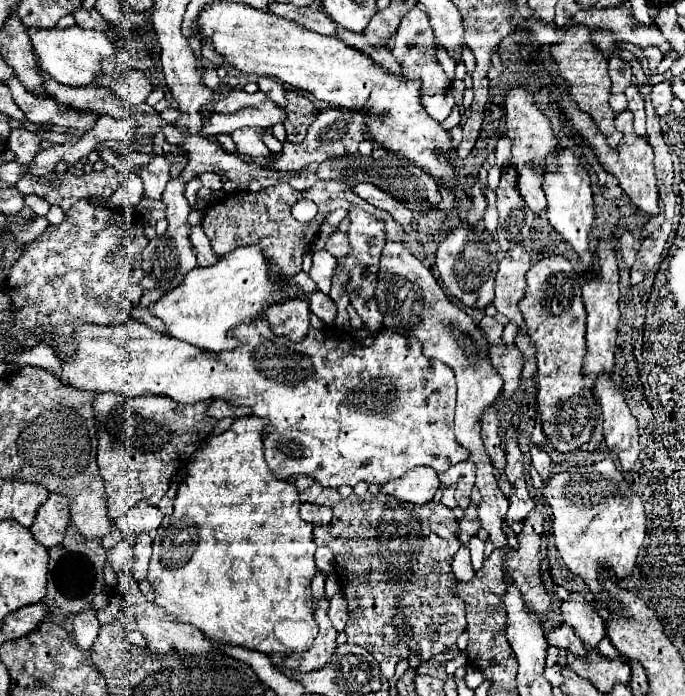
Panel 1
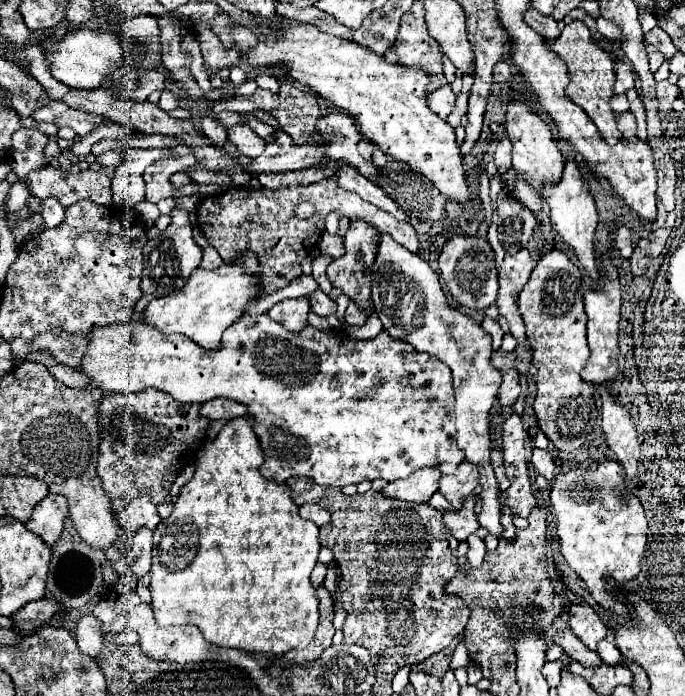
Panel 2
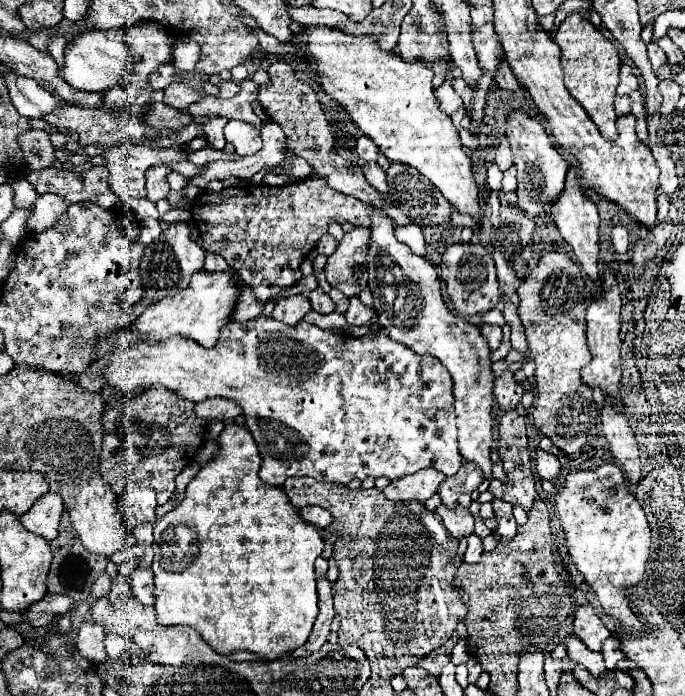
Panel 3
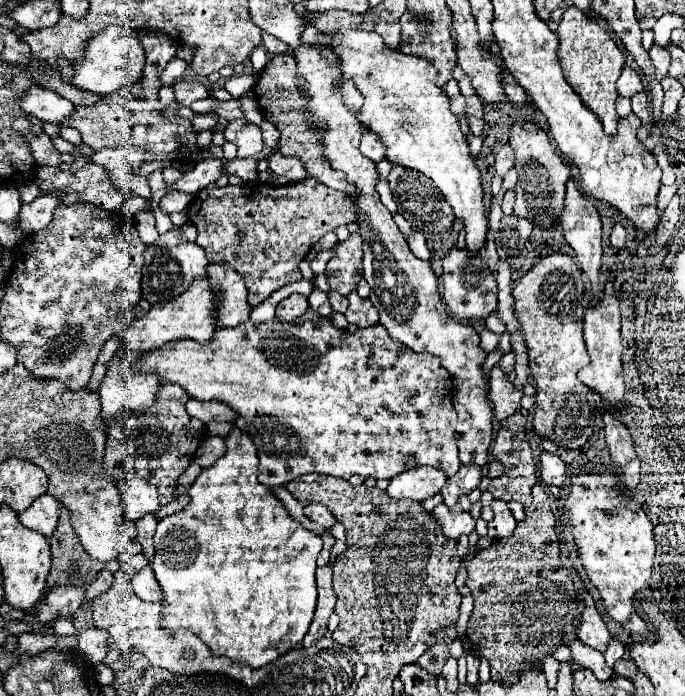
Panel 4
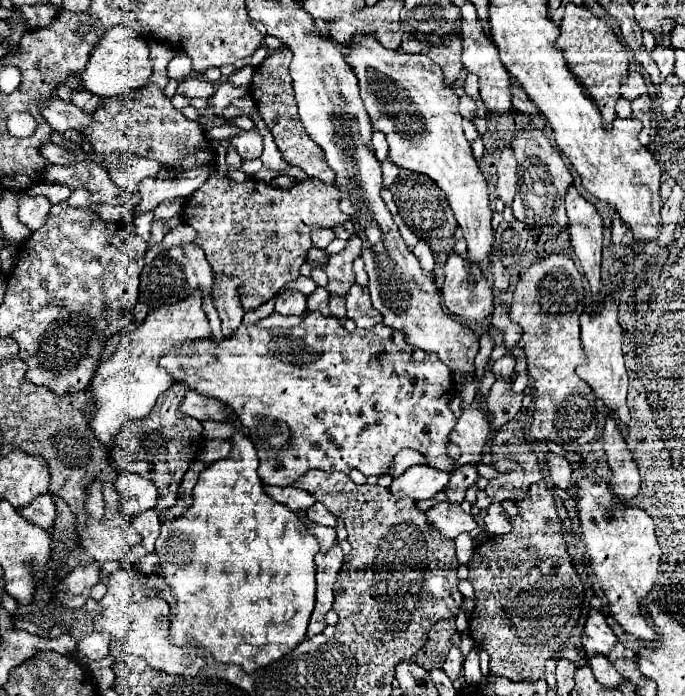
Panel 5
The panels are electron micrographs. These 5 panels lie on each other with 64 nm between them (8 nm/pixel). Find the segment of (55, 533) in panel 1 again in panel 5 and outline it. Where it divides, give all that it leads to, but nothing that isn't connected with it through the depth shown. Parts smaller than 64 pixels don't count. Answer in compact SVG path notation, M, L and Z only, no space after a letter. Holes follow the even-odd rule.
M42 494L42 496L34 498L28 506L20 508L18 514L30 524L36 524L44 530L50 530L56 520L56 506L54 506L54 500L50 494Z

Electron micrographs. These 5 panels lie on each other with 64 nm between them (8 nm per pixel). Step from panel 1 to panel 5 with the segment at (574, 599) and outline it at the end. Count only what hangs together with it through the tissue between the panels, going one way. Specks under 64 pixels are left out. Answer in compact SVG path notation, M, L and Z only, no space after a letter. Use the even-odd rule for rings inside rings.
M590 610L586 624L584 624L584 632L582 632L582 644L588 652L588 656L592 654L610 654L612 646L616 644L616 636L610 630L610 626L606 624L606 618L600 614L600 610Z

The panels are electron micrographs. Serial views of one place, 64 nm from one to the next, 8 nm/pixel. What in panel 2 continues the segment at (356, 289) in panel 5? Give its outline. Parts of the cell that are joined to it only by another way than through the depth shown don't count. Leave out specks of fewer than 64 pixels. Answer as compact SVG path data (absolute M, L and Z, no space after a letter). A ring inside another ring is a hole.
M350 302L350 306L346 308L346 322L350 326L362 326L366 324L366 314L354 302Z

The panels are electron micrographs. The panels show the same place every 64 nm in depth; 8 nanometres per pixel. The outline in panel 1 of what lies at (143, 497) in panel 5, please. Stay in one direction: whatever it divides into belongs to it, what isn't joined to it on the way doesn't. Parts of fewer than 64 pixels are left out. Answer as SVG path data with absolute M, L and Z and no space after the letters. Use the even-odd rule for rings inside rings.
M138 504L138 506L130 508L124 516L120 516L114 524L118 526L122 538L130 540L142 532L148 534L152 530L158 530L162 524L162 518L164 518L164 514L158 508L148 506L148 504Z

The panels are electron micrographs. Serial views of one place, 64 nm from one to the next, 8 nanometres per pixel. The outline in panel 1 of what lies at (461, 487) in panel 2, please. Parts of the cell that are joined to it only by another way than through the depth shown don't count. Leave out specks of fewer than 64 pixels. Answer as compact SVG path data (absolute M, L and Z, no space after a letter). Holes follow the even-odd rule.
M470 460L450 466L450 470L440 474L440 482L444 488L456 486L456 502L462 510L466 510L470 504L470 492L474 488L474 478L476 478L476 464Z

